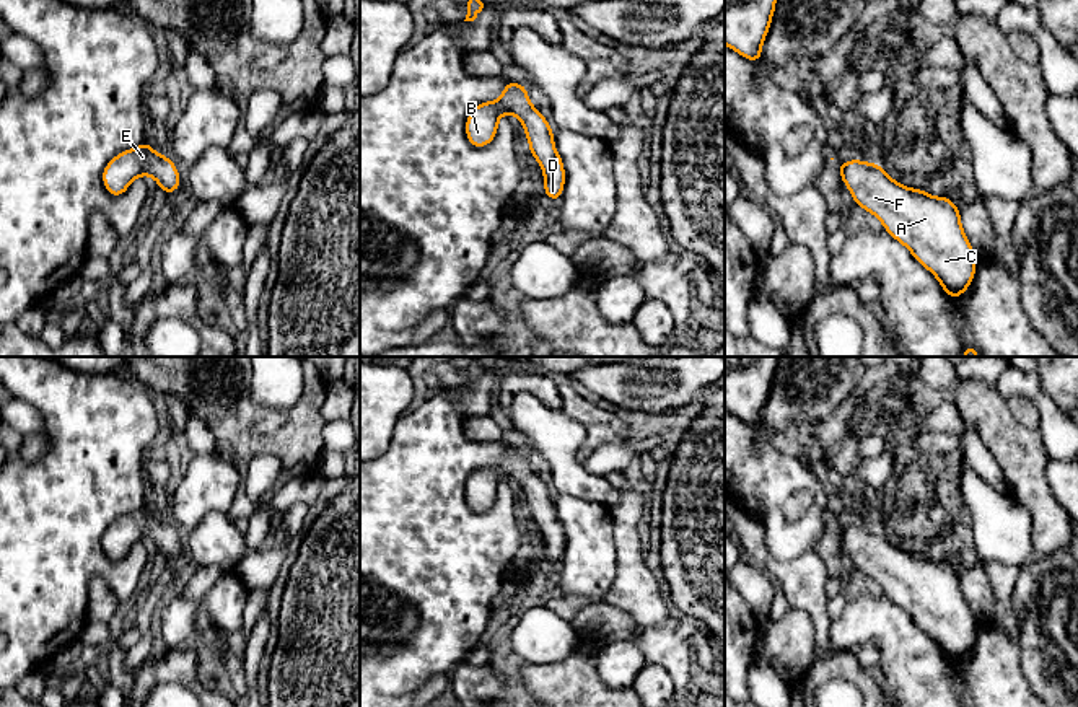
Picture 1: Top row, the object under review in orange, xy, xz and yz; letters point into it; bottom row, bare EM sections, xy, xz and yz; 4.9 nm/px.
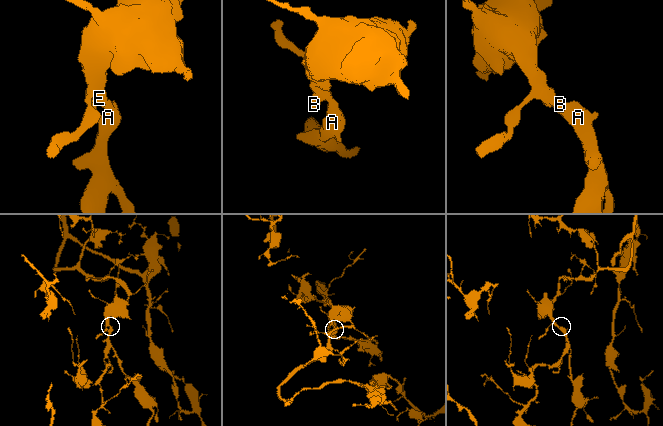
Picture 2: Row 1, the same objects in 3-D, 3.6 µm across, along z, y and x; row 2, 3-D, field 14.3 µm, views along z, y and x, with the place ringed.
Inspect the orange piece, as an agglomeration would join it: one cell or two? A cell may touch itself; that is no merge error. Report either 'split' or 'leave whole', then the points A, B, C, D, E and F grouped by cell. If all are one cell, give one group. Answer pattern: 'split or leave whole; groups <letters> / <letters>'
leave whole; groups A B C D E F

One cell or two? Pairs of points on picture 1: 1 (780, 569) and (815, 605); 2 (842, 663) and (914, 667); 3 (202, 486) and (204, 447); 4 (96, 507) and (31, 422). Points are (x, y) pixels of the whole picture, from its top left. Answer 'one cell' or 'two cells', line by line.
1: one cell
2: two cells
3: two cells
4: two cells

